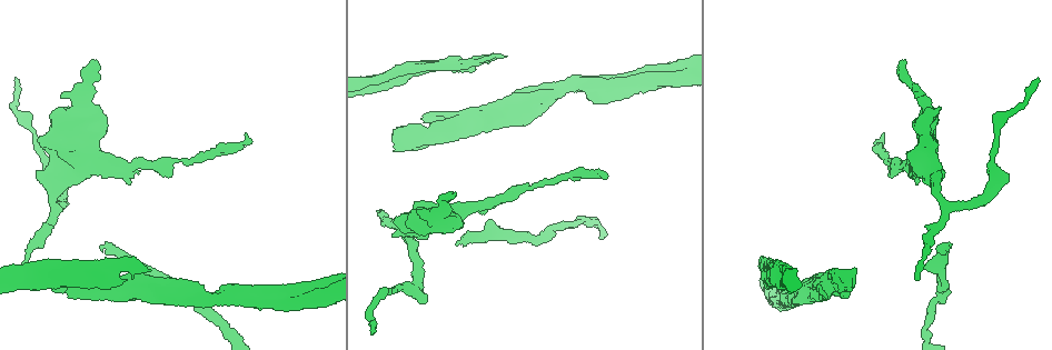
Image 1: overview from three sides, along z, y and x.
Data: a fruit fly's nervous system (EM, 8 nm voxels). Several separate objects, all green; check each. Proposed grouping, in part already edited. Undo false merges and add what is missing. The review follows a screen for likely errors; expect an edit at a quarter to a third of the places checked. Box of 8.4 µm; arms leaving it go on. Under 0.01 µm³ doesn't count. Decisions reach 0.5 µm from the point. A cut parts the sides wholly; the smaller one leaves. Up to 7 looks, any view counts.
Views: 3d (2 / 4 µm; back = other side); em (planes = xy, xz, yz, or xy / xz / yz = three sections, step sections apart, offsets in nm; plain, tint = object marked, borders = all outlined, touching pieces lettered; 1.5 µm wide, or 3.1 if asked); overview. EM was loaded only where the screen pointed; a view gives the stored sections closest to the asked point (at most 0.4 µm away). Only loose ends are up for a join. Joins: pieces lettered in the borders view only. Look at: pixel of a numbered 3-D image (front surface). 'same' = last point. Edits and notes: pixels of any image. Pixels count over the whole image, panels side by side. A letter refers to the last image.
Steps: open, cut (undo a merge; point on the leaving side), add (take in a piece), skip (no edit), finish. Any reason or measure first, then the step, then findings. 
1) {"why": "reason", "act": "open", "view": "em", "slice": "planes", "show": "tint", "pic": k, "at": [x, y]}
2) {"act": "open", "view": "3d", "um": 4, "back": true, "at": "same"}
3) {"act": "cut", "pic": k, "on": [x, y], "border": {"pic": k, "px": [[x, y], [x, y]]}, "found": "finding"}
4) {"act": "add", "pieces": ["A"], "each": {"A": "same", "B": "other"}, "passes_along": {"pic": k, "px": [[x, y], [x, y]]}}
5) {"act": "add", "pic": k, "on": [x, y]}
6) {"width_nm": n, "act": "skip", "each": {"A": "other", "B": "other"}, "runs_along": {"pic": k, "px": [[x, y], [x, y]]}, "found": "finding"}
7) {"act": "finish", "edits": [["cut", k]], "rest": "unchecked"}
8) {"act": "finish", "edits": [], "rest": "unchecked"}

{"why": "branch stops here", "act": "open", "view": "3d", "um": 4, "pic": 1, "at": [783, 266]}

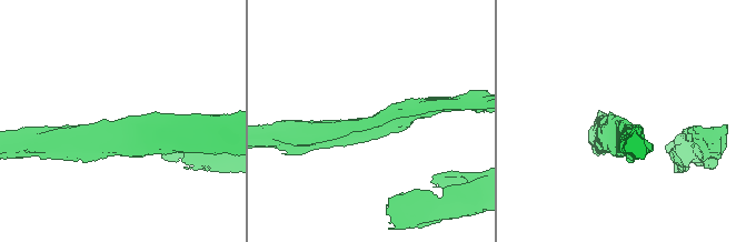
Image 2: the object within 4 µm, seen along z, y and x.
{"arm_widths_nm": [360, 400], "why": "shape alone is not enough", "act": "open", "view": "em", "slice": "yz", "step": 4, "show": "tint", "pic": 2, "at": [367, 122]}

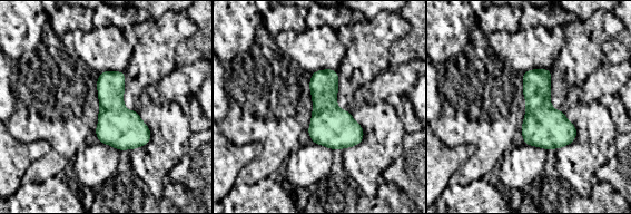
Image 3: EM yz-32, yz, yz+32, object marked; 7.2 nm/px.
{"act": "open", "view": "em", "slice": "planes", "show": "borders", "at": "same"}

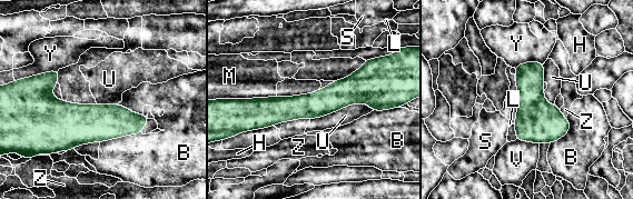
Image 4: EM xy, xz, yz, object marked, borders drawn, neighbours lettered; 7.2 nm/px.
{"act": "skip", "each": {"B": "other", "H": "other", "L": "other", "M": "other", "S": "other", "U": "other", "V": "other", "Y": "other", "Z": "other"}, "border": {"pic": 4, "px": [[373, 110], [352, 103], [310, 119]]}, "found": "no lettered piece goes on from it"}

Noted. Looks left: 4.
{"why": "an open end", "act": "open", "view": "em", "slice": "planes", "show": "borders", "pic": 1, "at": [949, 247]}

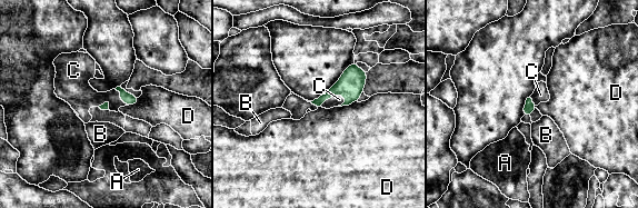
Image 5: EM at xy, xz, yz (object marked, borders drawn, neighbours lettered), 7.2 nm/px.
{"act": "add", "pieces": ["C"], "each": {"A": "other", "B": "other", "C": "same", "D": "other"}, "passes_along": {"pic": 5, "px": [[351, 82], [332, 97], [339, 99]]}, "found": "it goes on there"}

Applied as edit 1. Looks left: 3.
{"why": "a fork", "act": "open", "view": "3d", "um": 4, "pic": 1, "at": [473, 209]}

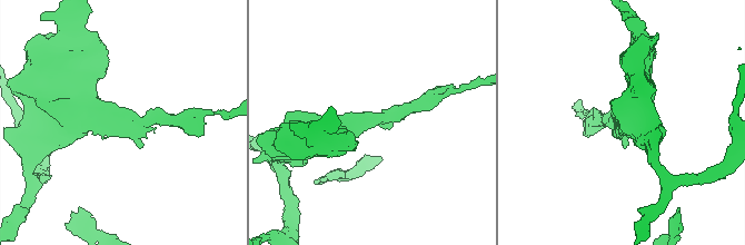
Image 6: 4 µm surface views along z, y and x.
{"why": "need the tissue", "act": "open", "view": "em", "slice": "yz", "step": 4, "show": "tint", "pic": 6, "at": [369, 120]}

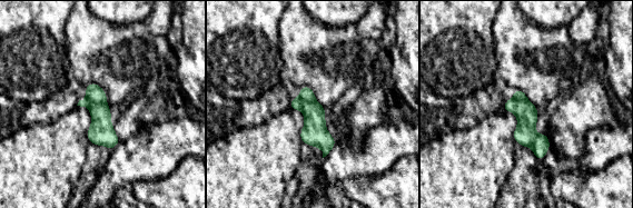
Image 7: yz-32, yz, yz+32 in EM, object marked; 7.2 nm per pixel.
{"act": "open", "view": "em", "slice": "xy", "step": 8, "show": "borders", "at": "same"}

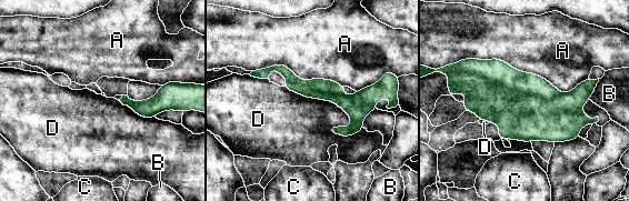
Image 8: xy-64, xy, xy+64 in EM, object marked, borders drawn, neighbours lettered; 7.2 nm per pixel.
{"width_nm": 130, "act": "cut", "pic": 8, "on": [491, 103], "each": {"A": "other", "B": "other", "C": "other", "D": "other"}, "border": {"pic": 8, "px": [[448, 73], [472, 72], [503, 89]]}, "found": "a second neuron is stuck on"}

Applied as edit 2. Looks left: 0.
{"act": "finish", "edits": [["add", 5], ["cut", 8]], "rest": "unchecked"}

